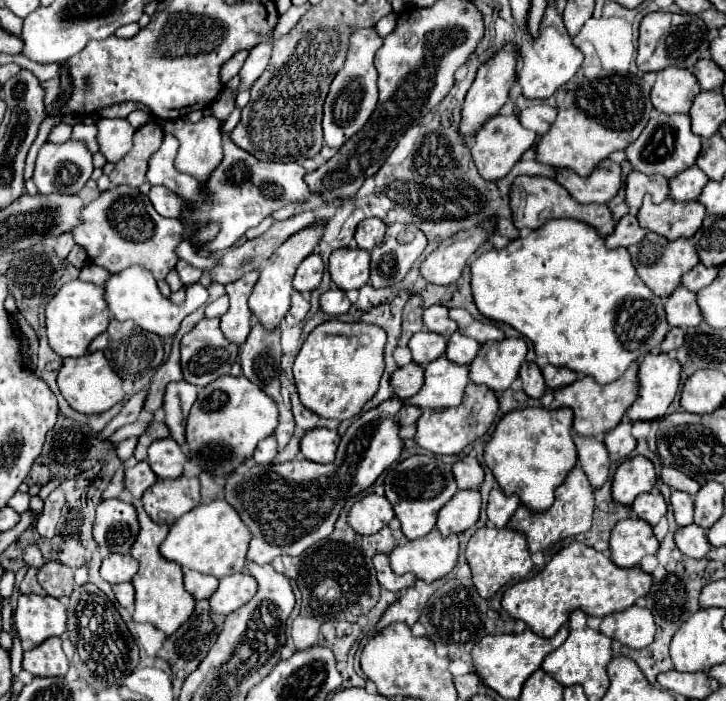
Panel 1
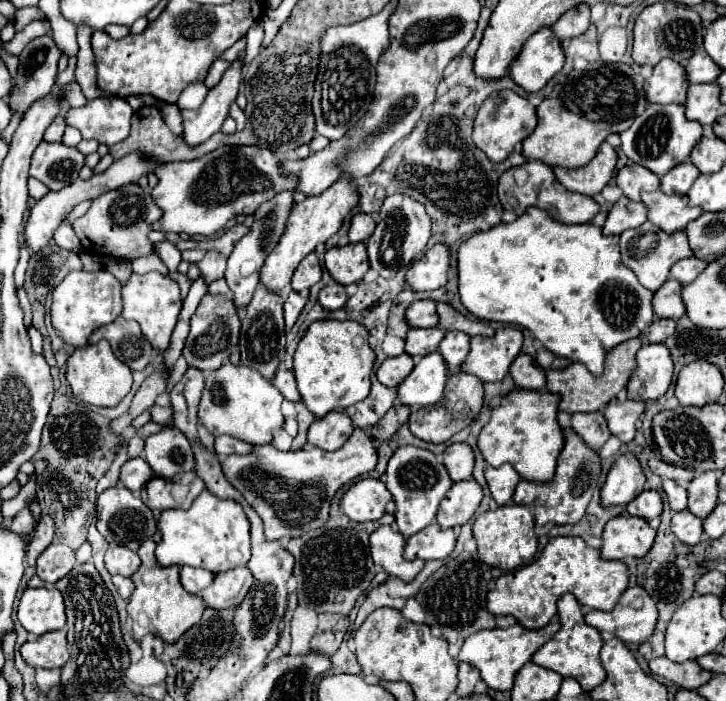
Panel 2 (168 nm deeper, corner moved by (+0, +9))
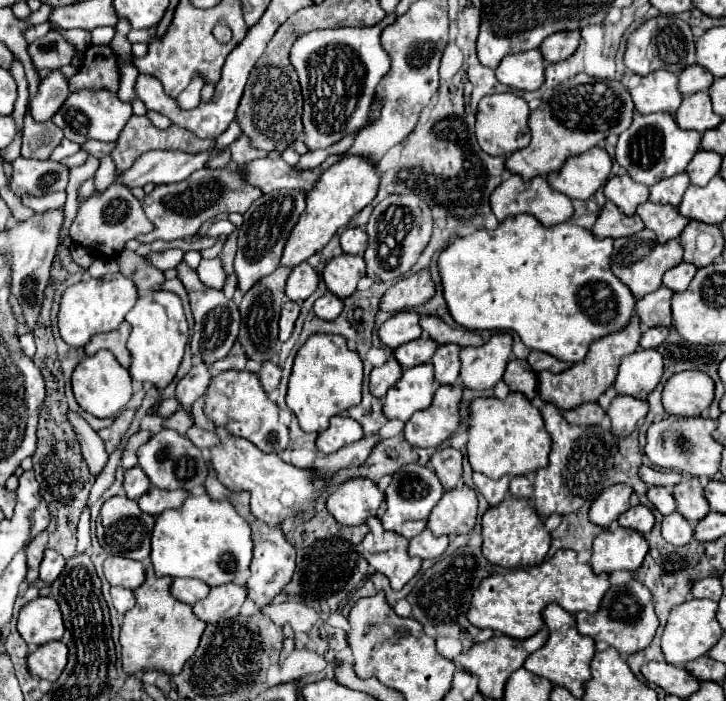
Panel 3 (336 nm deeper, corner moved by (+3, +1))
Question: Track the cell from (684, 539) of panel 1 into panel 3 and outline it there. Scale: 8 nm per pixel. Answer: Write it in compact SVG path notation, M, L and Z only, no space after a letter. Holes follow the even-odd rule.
M672 512L668 516L664 516L662 522L662 538L674 546L684 546L686 542L690 542L694 536L694 528L690 522L686 522L686 518L682 518L682 514Z

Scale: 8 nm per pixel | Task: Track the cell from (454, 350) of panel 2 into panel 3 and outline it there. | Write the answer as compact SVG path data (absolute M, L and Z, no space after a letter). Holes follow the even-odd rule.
M442 344L438 346L432 364L434 364L434 378L438 384L454 384L460 372L460 346L456 344Z

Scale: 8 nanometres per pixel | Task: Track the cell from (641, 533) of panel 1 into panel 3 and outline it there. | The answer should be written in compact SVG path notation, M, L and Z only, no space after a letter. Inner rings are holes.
M616 528L604 530L596 536L592 546L590 566L594 572L616 572L616 570L638 570L648 550L646 538L636 530Z

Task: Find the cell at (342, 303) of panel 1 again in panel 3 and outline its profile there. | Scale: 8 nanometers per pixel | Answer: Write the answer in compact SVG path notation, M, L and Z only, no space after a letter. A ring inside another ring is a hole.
M330 292L314 302L314 312L322 320L334 320L334 318L338 318L340 312L342 312L342 308L344 308L342 300L338 296L330 294Z

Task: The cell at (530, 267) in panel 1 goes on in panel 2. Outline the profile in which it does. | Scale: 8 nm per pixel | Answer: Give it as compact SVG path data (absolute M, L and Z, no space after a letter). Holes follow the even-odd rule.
M529 208L525 212L525 216L519 216L515 222L505 224L501 222L499 226L489 228L487 232L477 232L473 234L469 240L465 240L459 246L459 294L461 294L461 302L465 304L465 308L481 318L481 320L489 320L489 322L499 322L499 320L513 320L513 322L505 322L505 324L517 324L527 328L535 340L539 340L543 344L543 348L547 348L549 352L561 356L561 358L569 358L571 362L581 362L587 366L587 370L595 376L603 374L605 370L605 356L607 352L611 352L615 346L641 336L653 322L653 292L647 290L637 276L633 274L631 268L627 268L621 262L621 254L619 254L619 236L605 236L601 232L601 228L597 228L595 224L563 224L559 220L555 220L547 210L539 210L539 208Z

